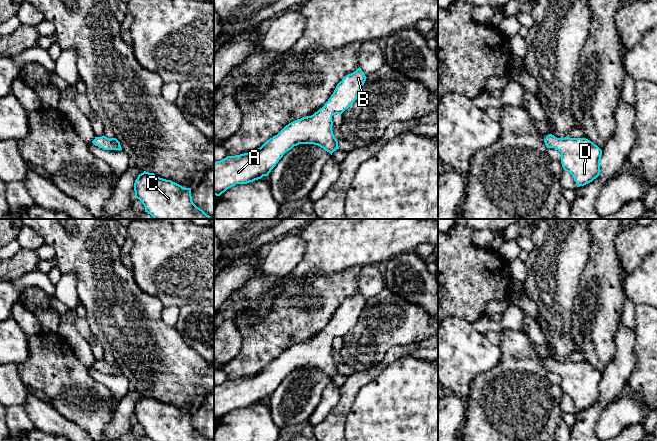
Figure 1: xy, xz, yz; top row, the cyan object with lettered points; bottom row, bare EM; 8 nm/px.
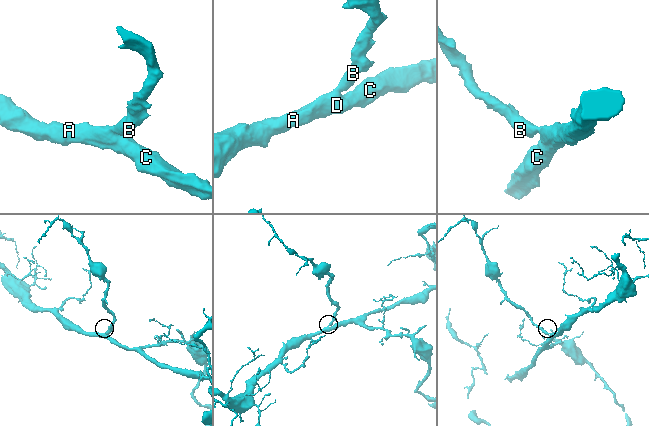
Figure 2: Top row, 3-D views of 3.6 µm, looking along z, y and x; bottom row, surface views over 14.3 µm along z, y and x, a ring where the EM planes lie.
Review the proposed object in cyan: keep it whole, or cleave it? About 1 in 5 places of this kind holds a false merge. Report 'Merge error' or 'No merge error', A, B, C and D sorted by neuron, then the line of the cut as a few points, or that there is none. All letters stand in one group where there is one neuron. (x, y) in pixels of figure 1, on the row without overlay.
No merge error. Groups: A B C D. No split

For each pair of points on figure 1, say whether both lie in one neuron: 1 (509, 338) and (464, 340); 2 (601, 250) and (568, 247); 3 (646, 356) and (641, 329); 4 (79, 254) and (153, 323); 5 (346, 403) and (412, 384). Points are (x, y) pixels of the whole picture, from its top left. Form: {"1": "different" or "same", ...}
{"1": "different", "2": "different", "3": "same", "4": "same", "5": "different"}

